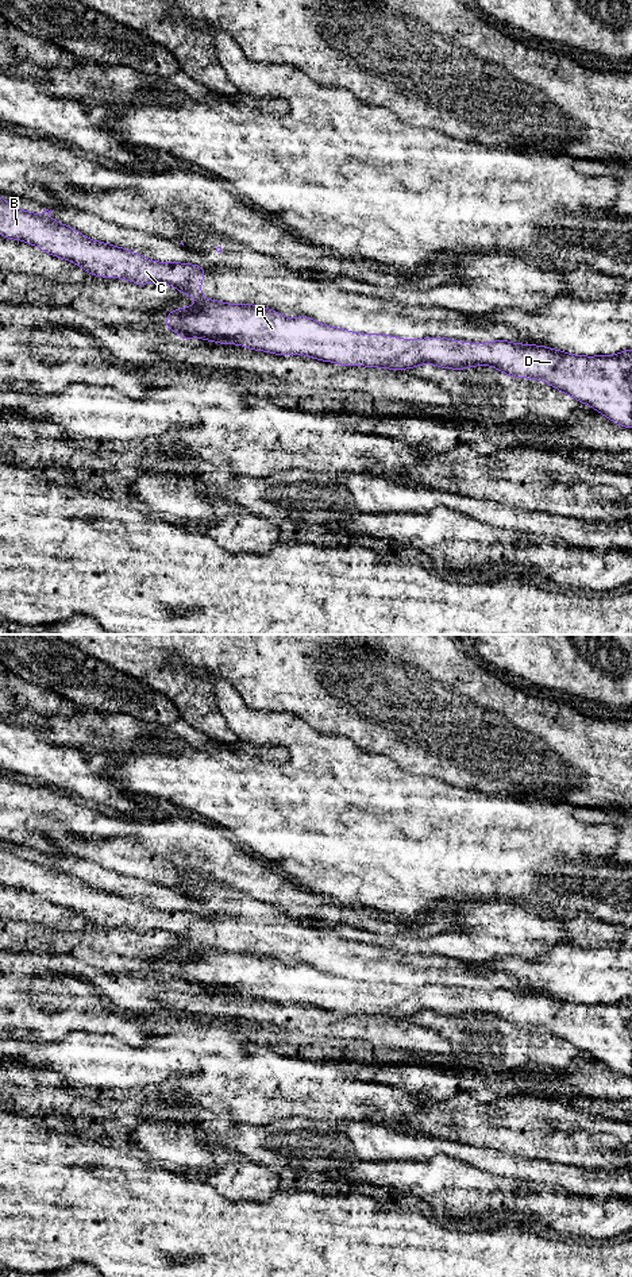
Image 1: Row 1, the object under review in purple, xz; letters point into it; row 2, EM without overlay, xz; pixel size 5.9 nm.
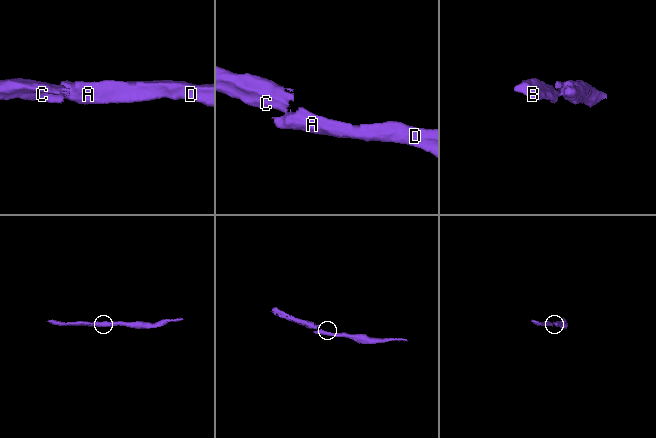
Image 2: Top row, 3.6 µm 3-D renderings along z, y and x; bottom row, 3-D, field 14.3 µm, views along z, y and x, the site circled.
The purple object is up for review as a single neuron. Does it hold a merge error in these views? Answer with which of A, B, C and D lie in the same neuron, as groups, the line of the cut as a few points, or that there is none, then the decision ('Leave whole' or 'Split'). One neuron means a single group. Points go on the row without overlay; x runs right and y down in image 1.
Groups: A D / B C. Split along xz (197, 946), (203, 948). Split

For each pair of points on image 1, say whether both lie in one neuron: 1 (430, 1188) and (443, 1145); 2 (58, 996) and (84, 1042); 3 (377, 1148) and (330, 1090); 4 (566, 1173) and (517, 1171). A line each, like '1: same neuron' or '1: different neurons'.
1: different neurons
2: different neurons
3: different neurons
4: same neuron

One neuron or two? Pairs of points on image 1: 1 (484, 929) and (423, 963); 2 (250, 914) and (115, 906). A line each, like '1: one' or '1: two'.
1: two
2: one

